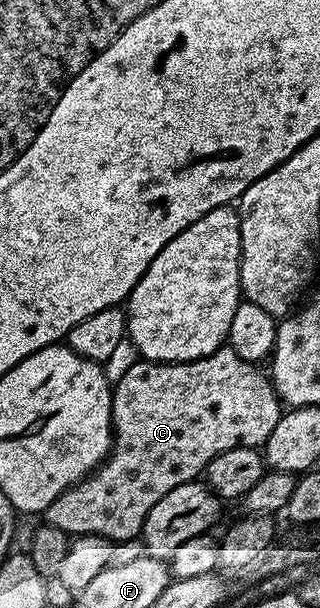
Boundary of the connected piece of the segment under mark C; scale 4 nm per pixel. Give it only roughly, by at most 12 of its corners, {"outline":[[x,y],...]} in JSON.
{"outline":[[229,347],[135,360],[111,452],[46,524],[138,538],[221,451],[259,449],[281,402]]}

